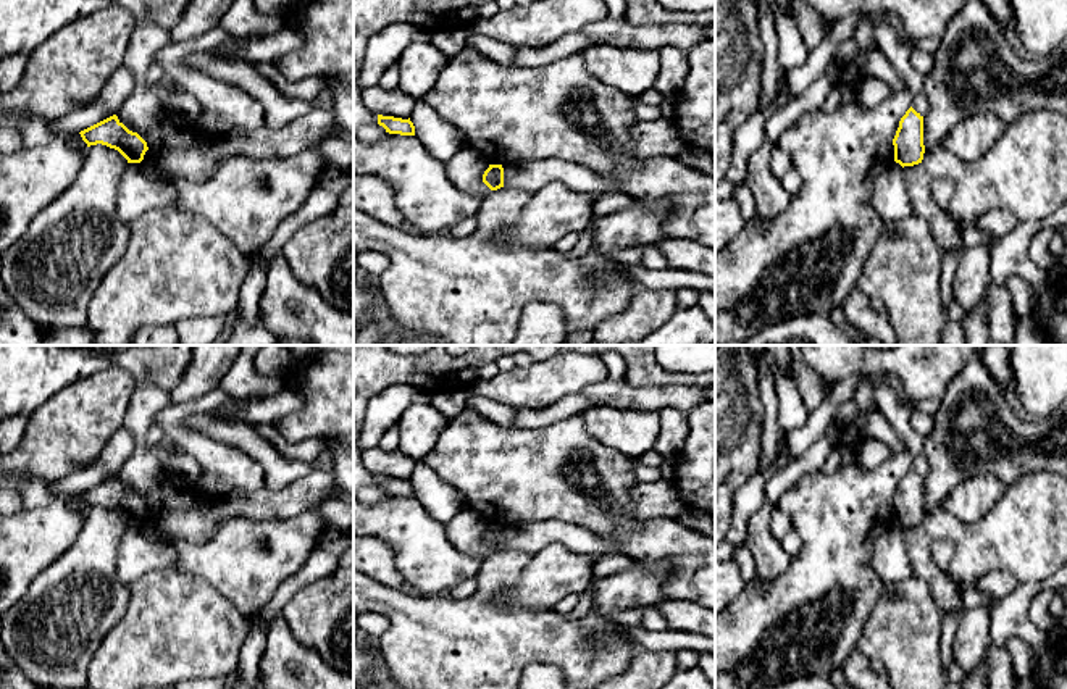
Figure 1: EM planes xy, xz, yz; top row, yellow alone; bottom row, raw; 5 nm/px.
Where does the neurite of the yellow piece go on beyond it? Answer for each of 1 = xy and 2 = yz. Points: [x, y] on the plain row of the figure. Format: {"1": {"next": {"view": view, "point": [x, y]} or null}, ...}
{"1": {"next": null}, "2": {"next": null}}

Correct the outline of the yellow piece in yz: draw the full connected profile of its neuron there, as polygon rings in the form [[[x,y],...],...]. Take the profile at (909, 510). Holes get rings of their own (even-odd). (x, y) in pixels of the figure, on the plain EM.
[[[912,468],[899,482],[893,507],[894,523],[899,524],[902,529],[922,524],[925,515],[923,478]]]

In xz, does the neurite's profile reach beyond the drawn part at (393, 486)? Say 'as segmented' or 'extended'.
as segmented

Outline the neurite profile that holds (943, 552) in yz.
[[[931,541],[930,552],[933,555],[935,563],[941,570],[949,571],[949,565],[956,553],[954,544],[948,541]]]

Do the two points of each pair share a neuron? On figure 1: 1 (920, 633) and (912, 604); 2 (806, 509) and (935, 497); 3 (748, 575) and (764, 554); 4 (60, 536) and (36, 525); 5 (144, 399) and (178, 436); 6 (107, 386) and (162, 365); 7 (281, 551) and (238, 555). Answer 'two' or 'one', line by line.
1: one
2: two
3: two
4: one
5: two
6: two
7: one

